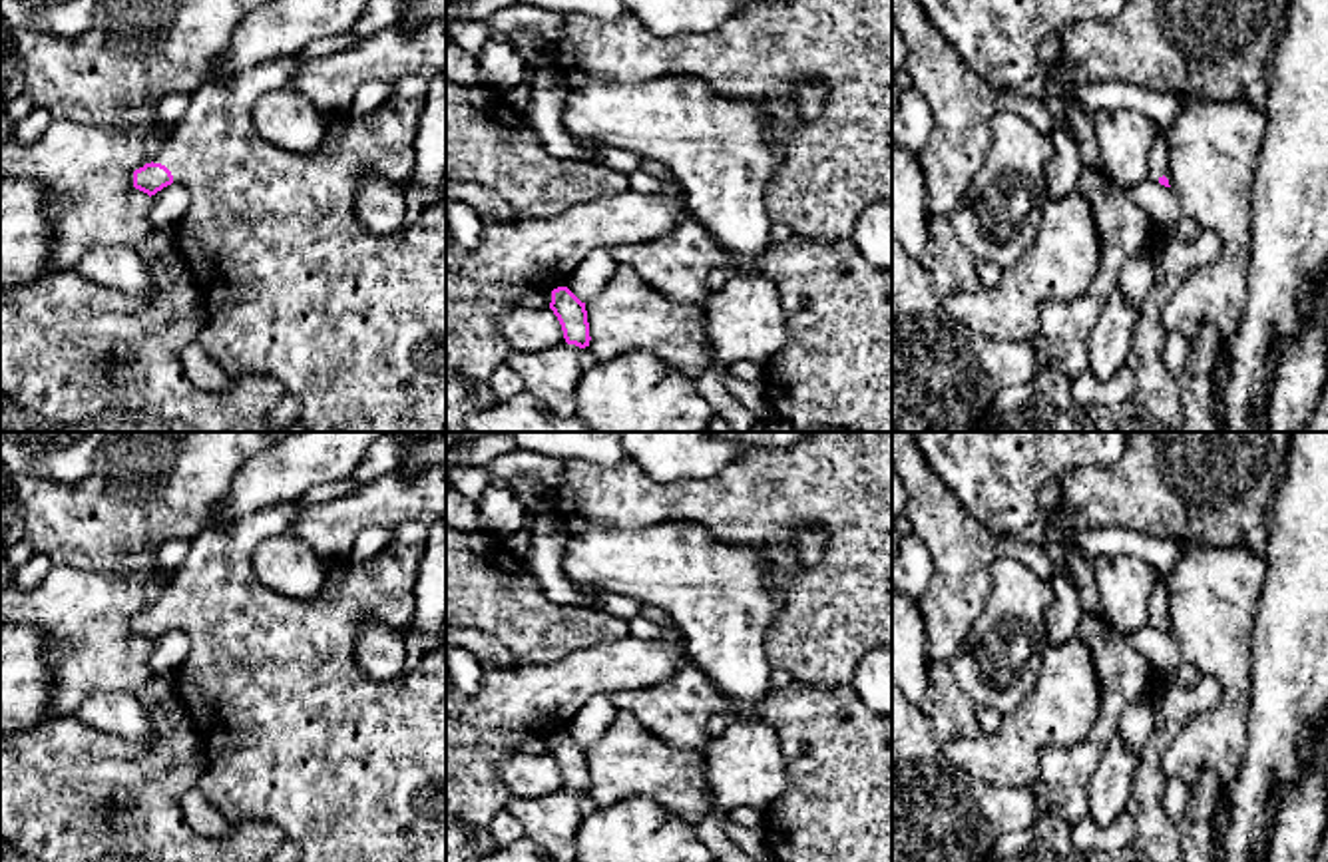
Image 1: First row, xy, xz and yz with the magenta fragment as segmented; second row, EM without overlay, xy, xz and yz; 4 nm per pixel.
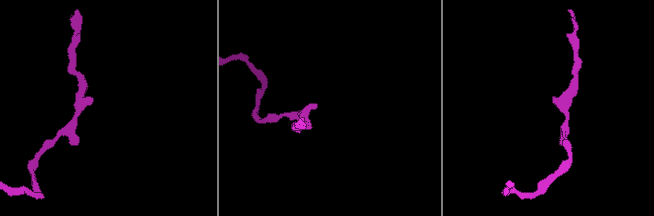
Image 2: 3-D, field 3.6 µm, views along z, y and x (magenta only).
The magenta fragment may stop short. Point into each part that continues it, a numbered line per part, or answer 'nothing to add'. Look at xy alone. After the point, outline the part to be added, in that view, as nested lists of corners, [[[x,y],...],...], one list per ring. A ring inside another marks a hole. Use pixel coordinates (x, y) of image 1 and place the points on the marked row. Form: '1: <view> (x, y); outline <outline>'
1: xy (353, 325); outline [[[283,58],[253,66],[243,74],[209,78],[189,94],[189,108],[183,119],[153,159],[153,163],[165,165],[173,175],[173,183],[183,185],[189,193],[189,207],[173,227],[173,247],[199,287],[205,323],[197,332],[197,342],[235,380],[267,374],[281,382],[297,400],[297,418],[309,432],[446,432],[446,177],[438,185],[438,201],[412,225],[404,223],[388,235],[374,235],[364,231],[354,219],[354,181],[364,171],[376,171],[394,183],[410,185],[418,117],[428,96],[428,80],[420,76],[398,80],[386,104],[362,117],[344,115],[329,121],[319,149],[295,153],[267,143],[257,133],[253,106],[267,92],[289,90],[301,66],[295,58]]]

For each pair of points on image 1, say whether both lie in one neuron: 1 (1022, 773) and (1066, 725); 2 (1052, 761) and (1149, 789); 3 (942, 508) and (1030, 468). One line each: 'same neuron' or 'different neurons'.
1: same neuron
2: different neurons
3: different neurons

